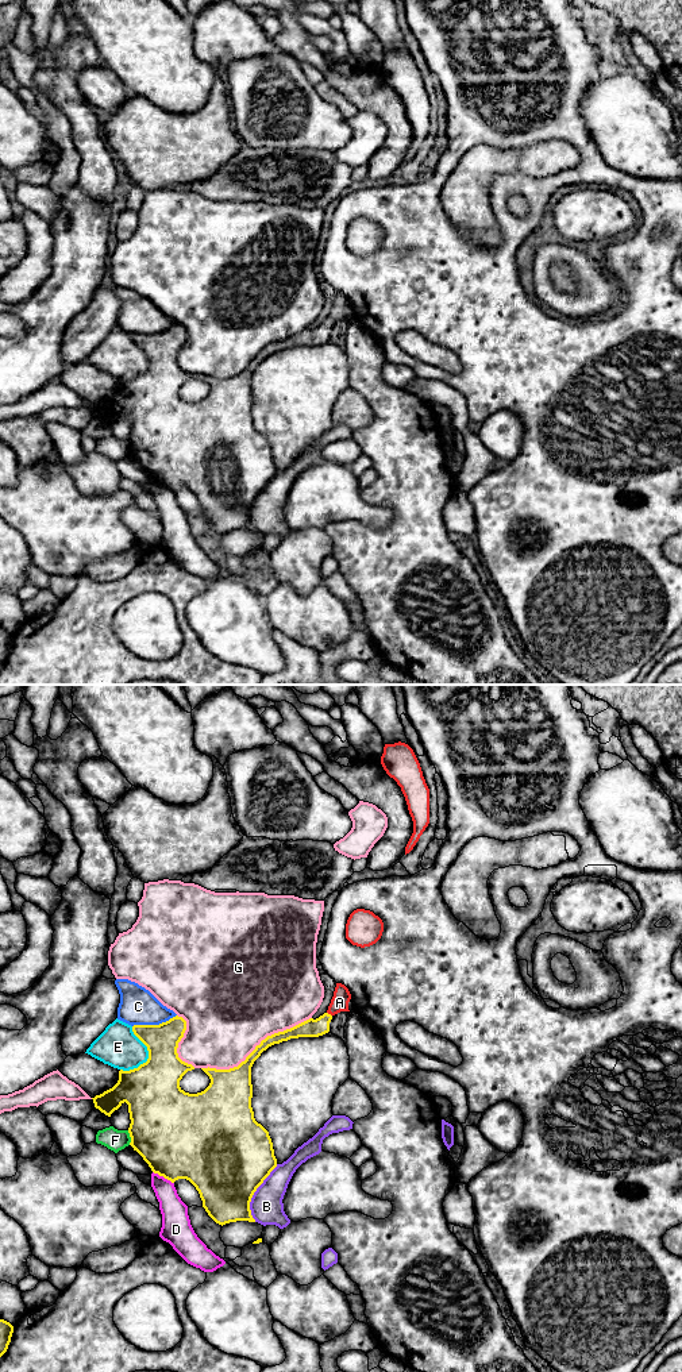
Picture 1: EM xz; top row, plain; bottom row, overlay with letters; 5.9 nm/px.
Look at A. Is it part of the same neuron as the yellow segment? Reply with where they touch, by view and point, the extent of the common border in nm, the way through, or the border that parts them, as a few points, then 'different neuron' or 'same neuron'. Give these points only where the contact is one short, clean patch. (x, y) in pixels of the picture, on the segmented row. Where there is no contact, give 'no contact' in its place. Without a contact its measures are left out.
meets yellow in xz at (330, 1014); contact 40 nm long; runs through xz (311, 1028), (316, 1028), (330, 1014), (339, 1002); same neuron

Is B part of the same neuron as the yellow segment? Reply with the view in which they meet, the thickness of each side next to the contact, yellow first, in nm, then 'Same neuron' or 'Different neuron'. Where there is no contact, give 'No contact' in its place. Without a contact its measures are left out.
Touches yellow in xz. Thickness 500 nm (yellow) against 200 nm. Different neuron

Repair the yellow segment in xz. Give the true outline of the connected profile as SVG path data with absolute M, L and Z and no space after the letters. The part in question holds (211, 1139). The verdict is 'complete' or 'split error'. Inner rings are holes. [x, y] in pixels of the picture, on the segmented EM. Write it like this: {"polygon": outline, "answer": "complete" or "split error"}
{"polygon": "M336 983L328 1010L319 1018L309 1018L290 1029L267 1036L238 1067L201 1068L211 1083L197 1094L185 1092L180 1087L182 1076L194 1070L177 1053L178 1043L186 1030L186 1021L176 1015L159 1025L134 1025L132 1032L147 1047L149 1059L138 1068L120 1070L117 1083L92 1098L95 1107L111 1117L126 1102L131 1119L130 1145L154 1173L172 1183L178 1179L189 1180L199 1191L203 1207L216 1223L223 1226L236 1221L255 1222L250 1210L251 1198L277 1167L277 1159L269 1132L254 1118L251 1067L261 1053L274 1044L328 1033L332 1017L340 1011L350 1011L350 999L348 988Z", "answer": "split error"}

